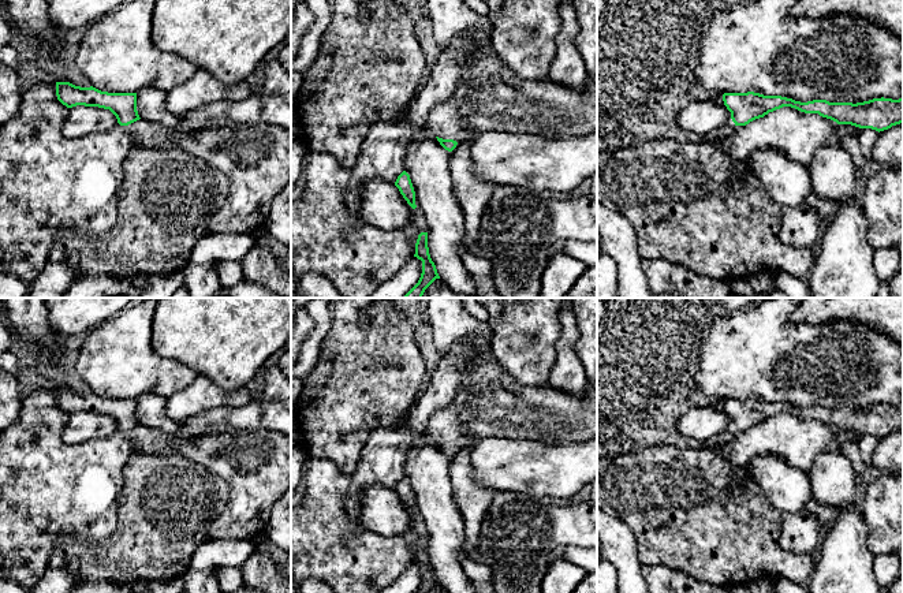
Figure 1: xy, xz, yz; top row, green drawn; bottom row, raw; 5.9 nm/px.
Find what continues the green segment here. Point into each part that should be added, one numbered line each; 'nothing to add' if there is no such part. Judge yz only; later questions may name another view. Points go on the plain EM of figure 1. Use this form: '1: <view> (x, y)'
1: yz (728, 435)

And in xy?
1: xy (256, 465)

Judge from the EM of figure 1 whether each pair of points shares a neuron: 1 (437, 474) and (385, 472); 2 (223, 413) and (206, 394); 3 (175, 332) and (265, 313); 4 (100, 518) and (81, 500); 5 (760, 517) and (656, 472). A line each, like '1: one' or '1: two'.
1: two
2: two
3: one
4: one
5: one

